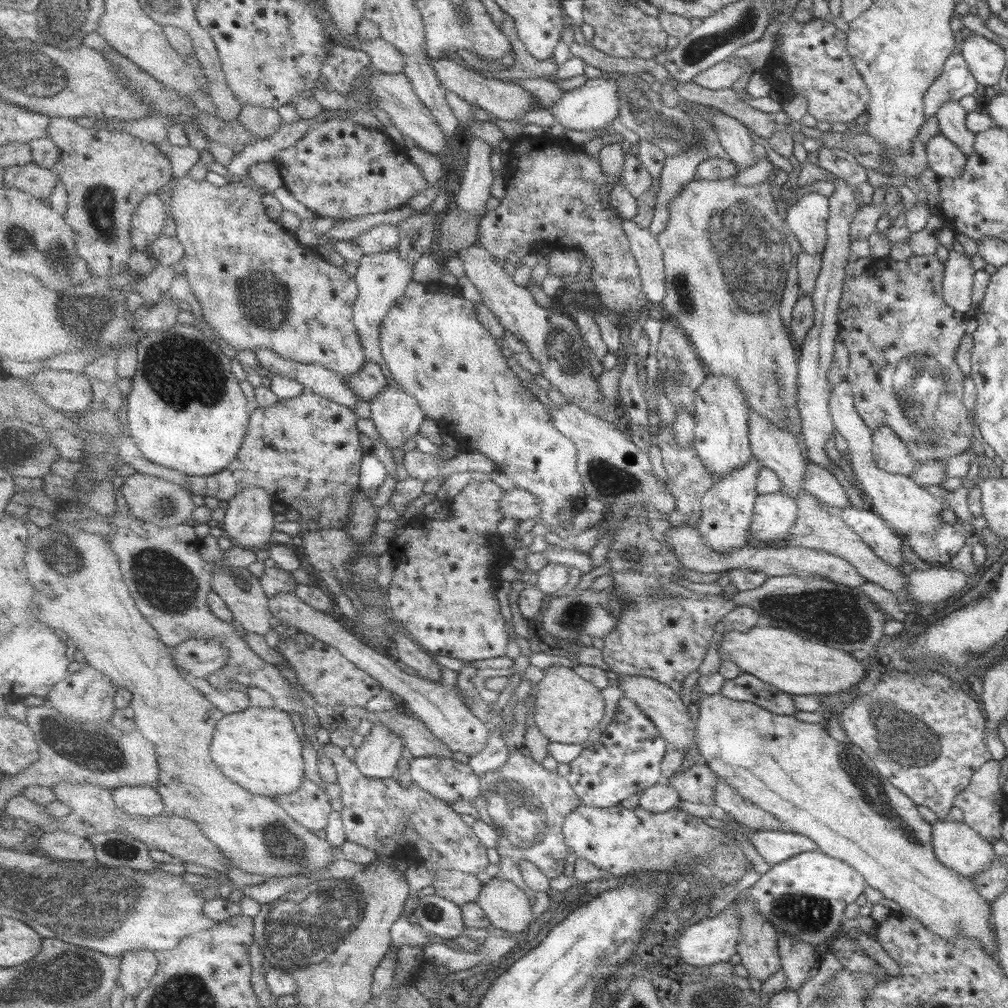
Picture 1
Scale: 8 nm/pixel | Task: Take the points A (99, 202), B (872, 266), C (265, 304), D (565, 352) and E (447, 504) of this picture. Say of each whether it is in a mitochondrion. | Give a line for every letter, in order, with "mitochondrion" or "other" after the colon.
A: mitochondrion
B: other
C: mitochondrion
D: mitochondrion
E: other

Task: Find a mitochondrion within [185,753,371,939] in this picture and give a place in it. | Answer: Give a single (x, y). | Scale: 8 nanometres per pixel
(284, 844)

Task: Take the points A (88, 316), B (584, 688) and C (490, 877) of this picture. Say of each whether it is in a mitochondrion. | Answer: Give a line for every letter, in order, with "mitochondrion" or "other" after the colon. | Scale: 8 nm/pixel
A: mitochondrion
B: other
C: other

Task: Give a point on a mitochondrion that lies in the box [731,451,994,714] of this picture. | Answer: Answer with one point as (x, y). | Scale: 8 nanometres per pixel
(833, 615)

